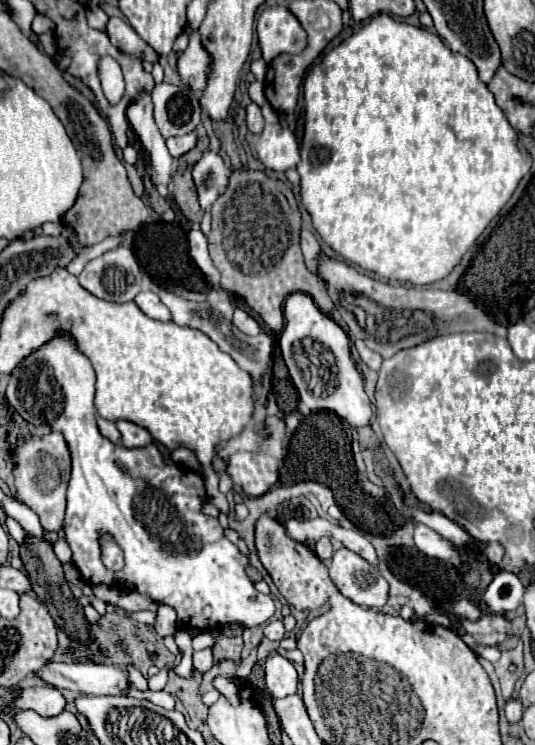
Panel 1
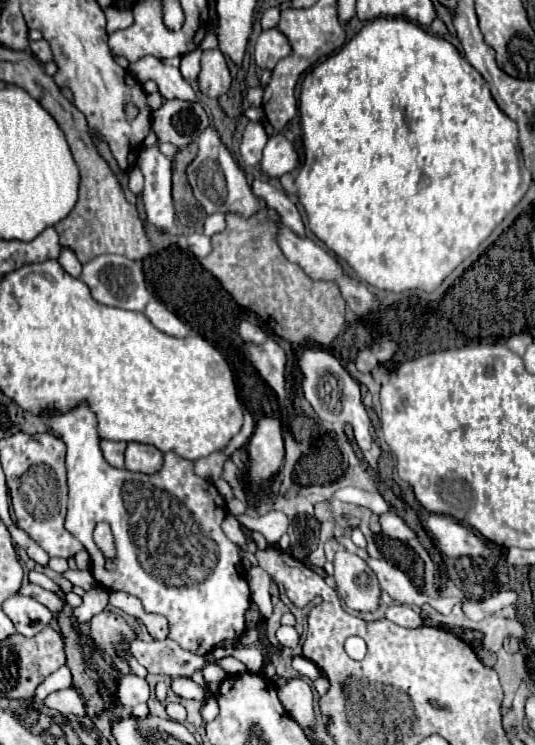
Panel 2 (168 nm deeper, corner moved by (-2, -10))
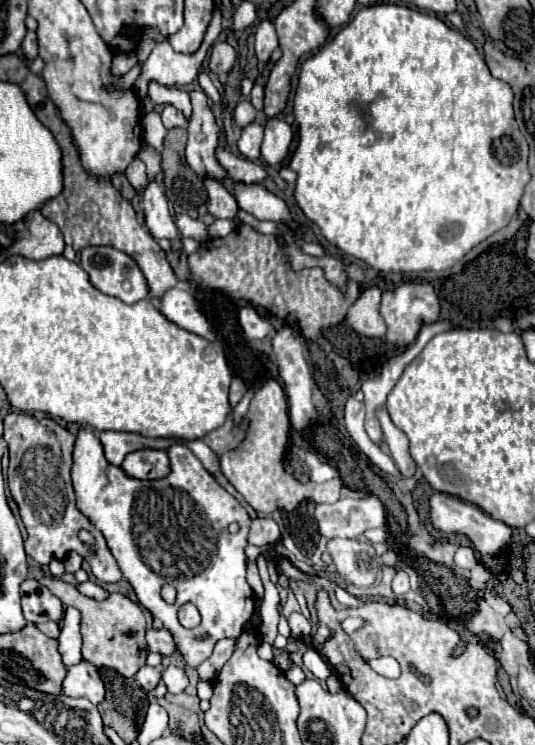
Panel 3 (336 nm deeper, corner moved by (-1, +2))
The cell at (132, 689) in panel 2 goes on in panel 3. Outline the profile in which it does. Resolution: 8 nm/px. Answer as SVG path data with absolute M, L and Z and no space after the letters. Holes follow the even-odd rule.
M143 666L137 674L135 674L135 680L137 684L143 688L143 690L153 690L159 680L161 680L161 670L159 668L151 668L151 666Z

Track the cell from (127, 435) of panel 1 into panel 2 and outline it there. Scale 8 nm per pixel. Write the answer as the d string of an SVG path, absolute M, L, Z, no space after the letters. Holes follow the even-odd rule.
M130 442L126 448L126 470L130 472L142 472L142 474L154 474L162 468L162 454L154 446L146 444L136 444Z

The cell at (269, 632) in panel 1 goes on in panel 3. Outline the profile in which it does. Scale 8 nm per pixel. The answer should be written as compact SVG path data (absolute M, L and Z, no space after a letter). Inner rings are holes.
M293 612L289 616L289 628L291 628L291 634L295 640L303 640L311 632L311 624L301 612Z

